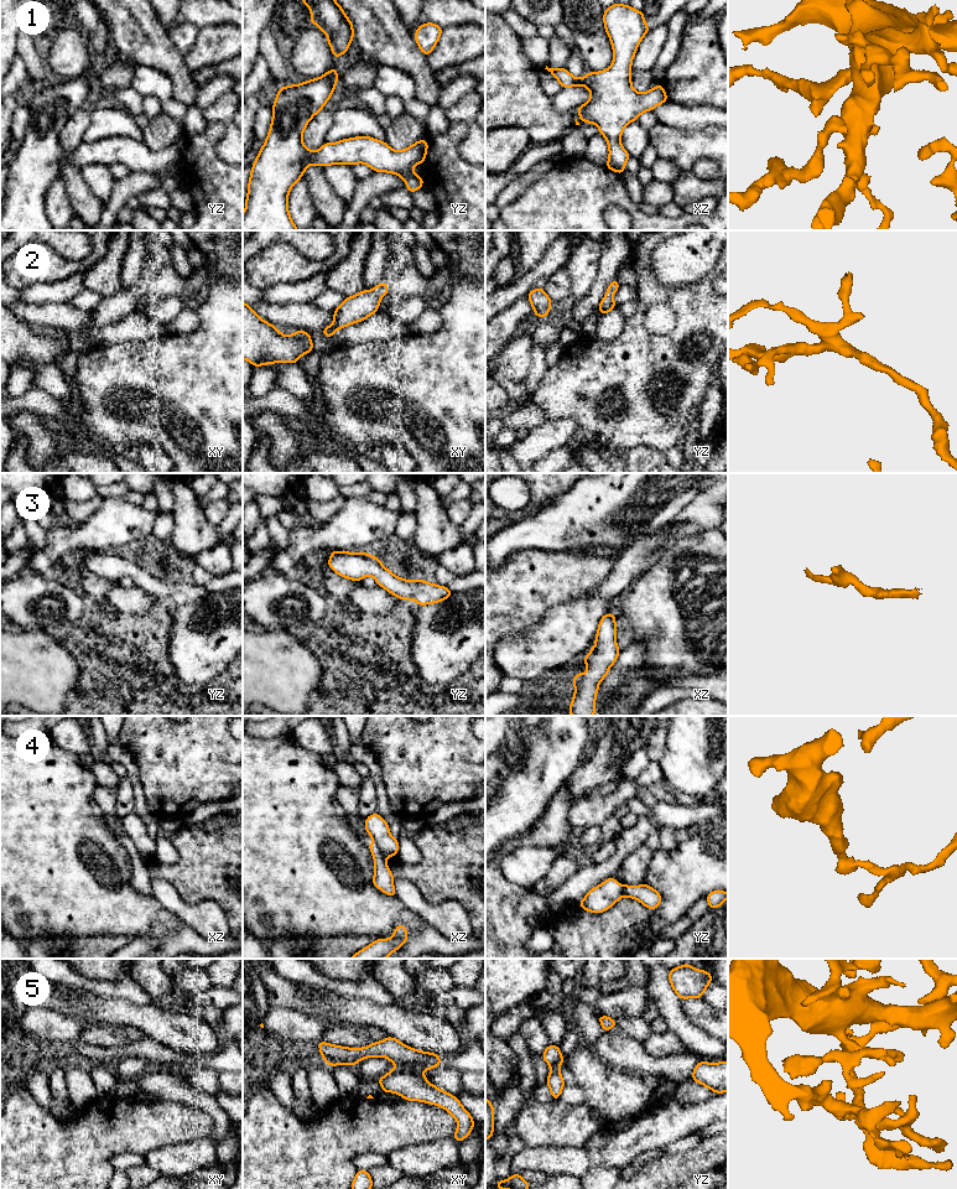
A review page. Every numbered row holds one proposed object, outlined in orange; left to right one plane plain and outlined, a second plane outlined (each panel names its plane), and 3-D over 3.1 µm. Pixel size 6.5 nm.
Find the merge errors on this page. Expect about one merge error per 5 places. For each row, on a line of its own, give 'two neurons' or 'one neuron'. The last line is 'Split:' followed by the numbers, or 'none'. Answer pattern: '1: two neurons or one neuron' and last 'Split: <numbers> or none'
1: one neuron
2: one neuron
3: one neuron
4: two neurons
5: two neurons
Split: 4, 5

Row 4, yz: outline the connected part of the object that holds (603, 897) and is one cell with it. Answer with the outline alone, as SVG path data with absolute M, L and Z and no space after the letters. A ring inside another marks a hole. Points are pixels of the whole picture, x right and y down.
M610 877L598 887L592 888L579 902L579 907L589 913L603 913L612 908L621 897L623 887L614 877Z

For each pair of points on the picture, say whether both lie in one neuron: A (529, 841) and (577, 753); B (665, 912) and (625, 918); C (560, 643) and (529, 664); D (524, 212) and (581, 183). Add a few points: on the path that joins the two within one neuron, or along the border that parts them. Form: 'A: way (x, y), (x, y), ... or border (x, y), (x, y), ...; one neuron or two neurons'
A: border (563, 783), (539, 819); two neurons
B: border (648, 909), (658, 929), (666, 928), (680, 915); two neurons
C: way (552, 643), (536, 657); one neuron
D: way (537, 212), (552, 212), (567, 197); one neuron

